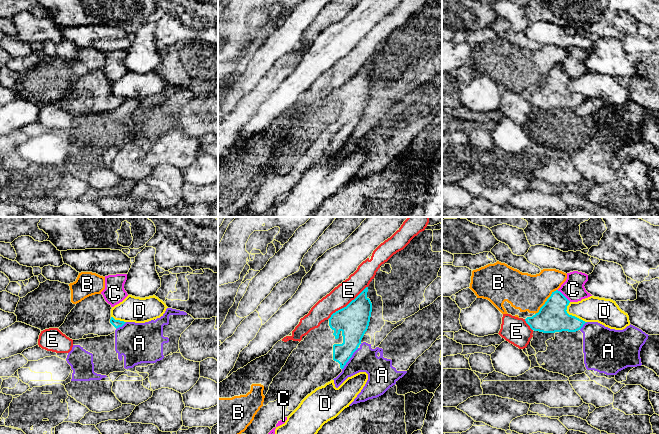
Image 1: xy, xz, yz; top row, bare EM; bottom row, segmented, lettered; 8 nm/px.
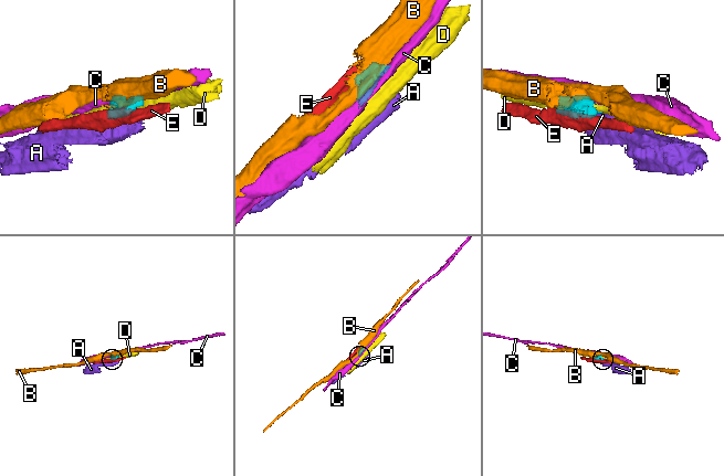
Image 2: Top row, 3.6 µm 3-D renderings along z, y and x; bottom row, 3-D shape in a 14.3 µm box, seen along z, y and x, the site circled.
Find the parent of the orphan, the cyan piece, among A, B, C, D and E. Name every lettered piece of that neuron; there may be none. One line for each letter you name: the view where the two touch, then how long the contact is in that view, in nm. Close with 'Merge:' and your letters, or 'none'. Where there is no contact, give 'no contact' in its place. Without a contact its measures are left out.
Merge: none

